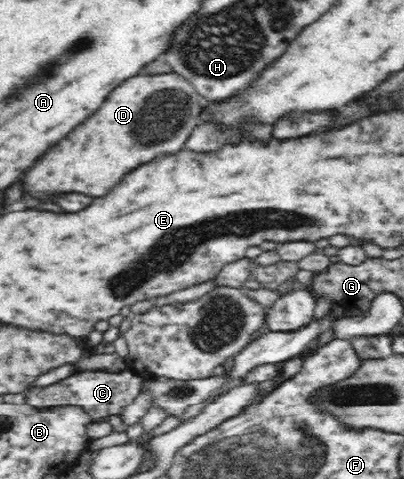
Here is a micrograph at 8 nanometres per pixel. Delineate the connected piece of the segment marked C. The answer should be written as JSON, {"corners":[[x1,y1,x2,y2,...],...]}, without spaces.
{"corners":[[128,367,118,372,85,371,73,372,67,378,43,388,31,388,24,391,25,399,35,408,53,408,53,406,83,407,93,422,104,420,107,416,121,415,123,408,133,404,142,392,143,376]]}

